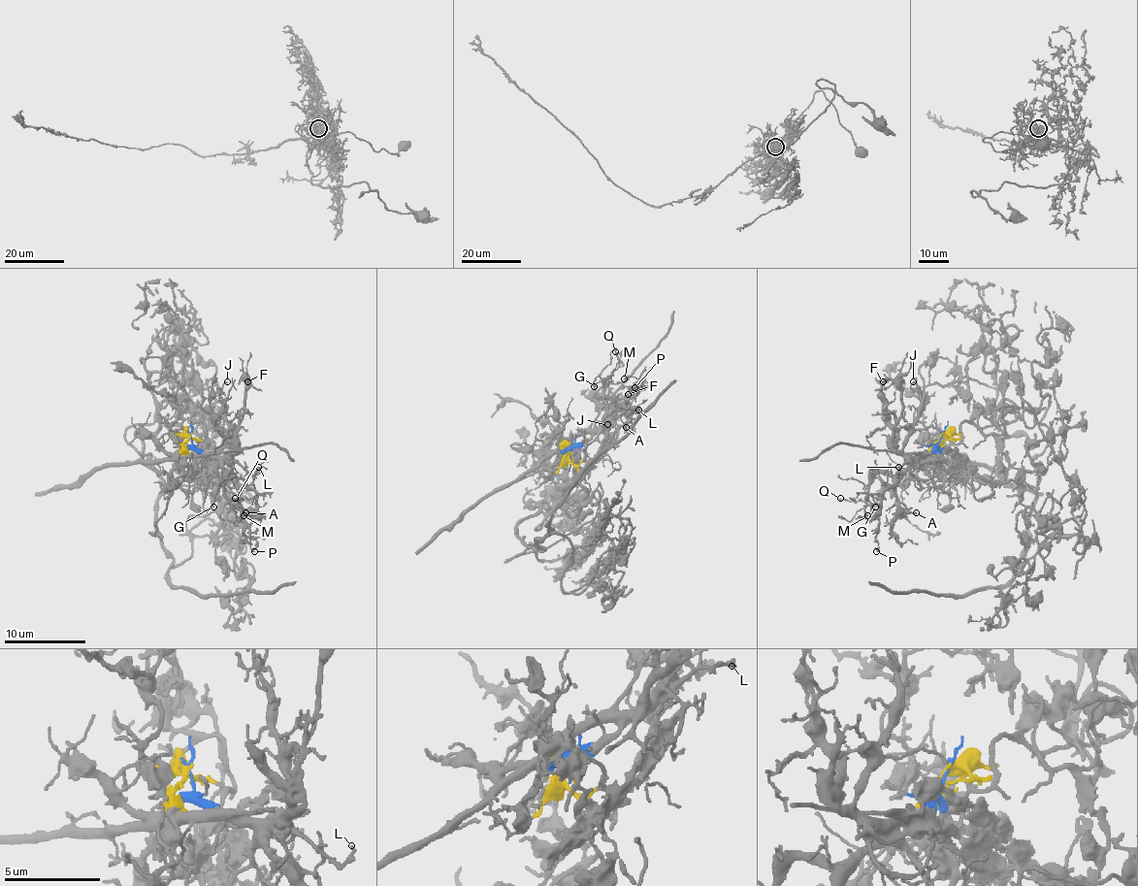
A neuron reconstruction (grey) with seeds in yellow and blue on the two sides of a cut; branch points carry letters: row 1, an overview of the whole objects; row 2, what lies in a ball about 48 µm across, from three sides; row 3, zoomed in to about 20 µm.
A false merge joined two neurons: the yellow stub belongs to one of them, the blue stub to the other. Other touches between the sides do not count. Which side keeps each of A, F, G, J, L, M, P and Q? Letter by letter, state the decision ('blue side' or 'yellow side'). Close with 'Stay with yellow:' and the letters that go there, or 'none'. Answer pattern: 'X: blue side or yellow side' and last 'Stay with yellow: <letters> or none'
A: blue side
F: blue side
G: blue side
J: blue side
L: blue side
M: blue side
P: blue side
Q: blue side
Stay with yellow: none

